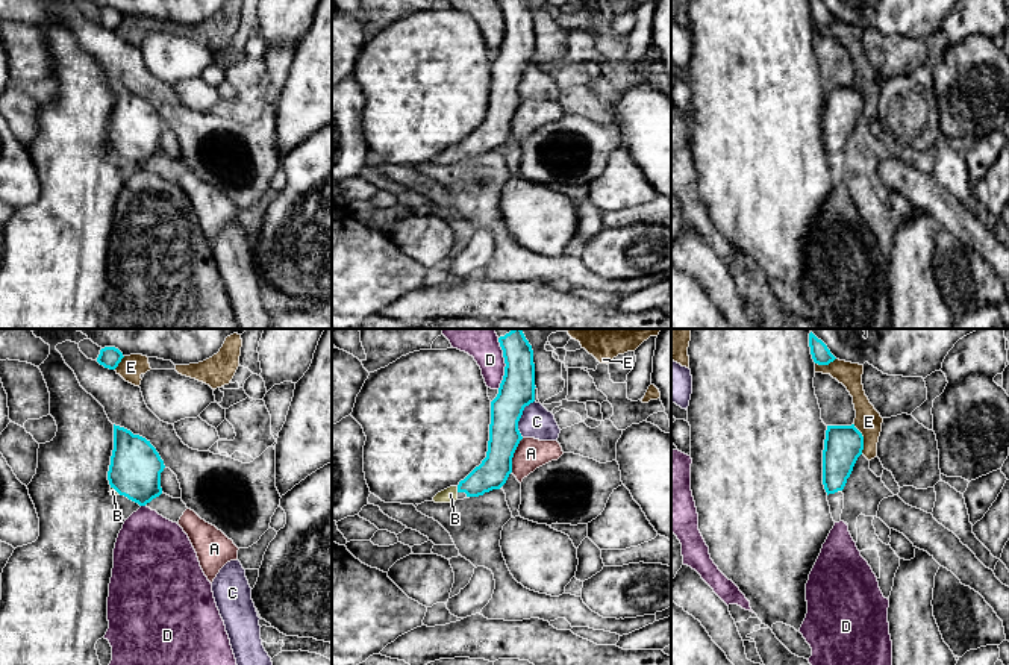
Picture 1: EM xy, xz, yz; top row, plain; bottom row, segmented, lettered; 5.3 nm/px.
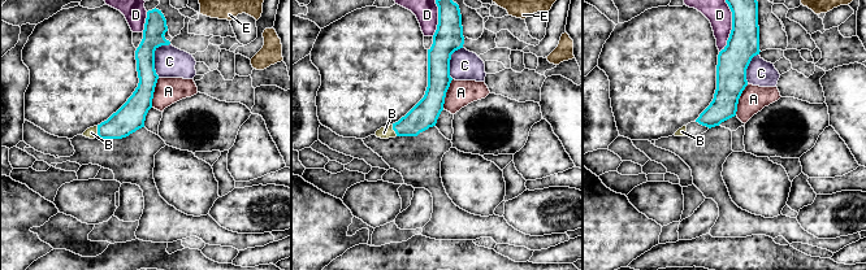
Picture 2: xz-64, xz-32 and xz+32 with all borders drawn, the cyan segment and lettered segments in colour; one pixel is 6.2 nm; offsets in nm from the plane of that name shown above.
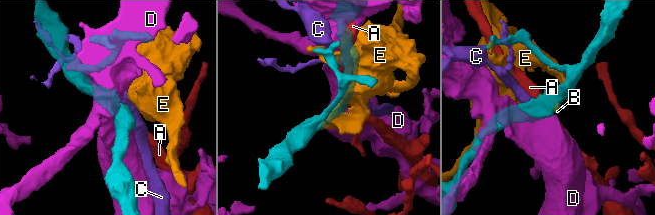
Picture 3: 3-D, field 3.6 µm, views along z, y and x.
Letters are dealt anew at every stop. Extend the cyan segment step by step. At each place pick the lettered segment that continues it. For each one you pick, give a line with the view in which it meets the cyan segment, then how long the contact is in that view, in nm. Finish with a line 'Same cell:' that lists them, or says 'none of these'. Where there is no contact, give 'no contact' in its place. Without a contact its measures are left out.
B: xz | 30 nm
Same cell: B

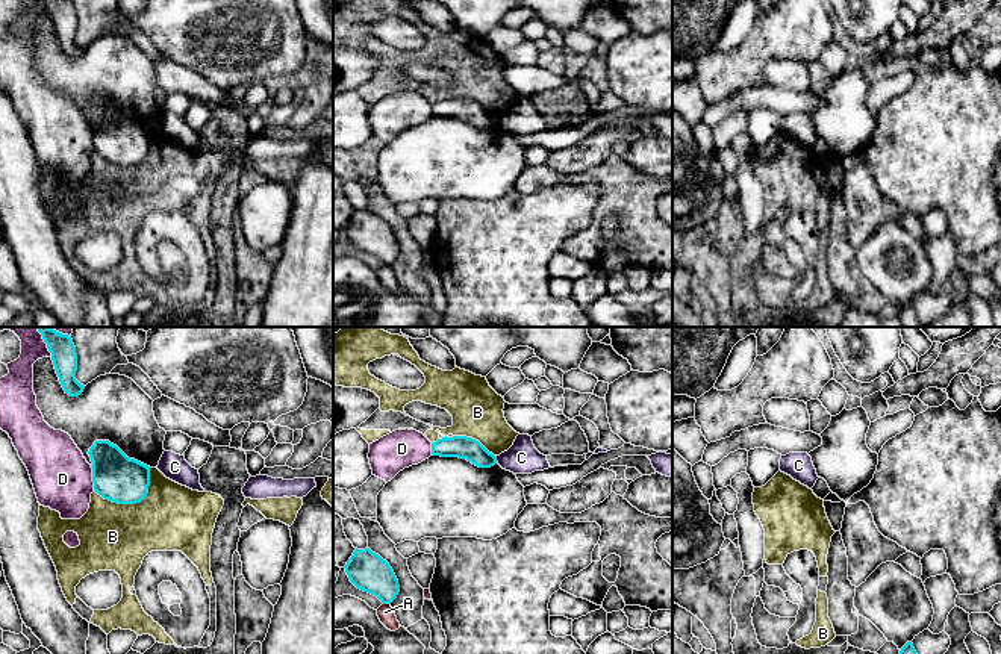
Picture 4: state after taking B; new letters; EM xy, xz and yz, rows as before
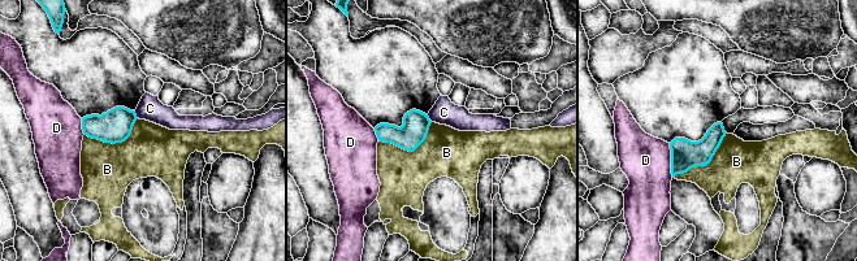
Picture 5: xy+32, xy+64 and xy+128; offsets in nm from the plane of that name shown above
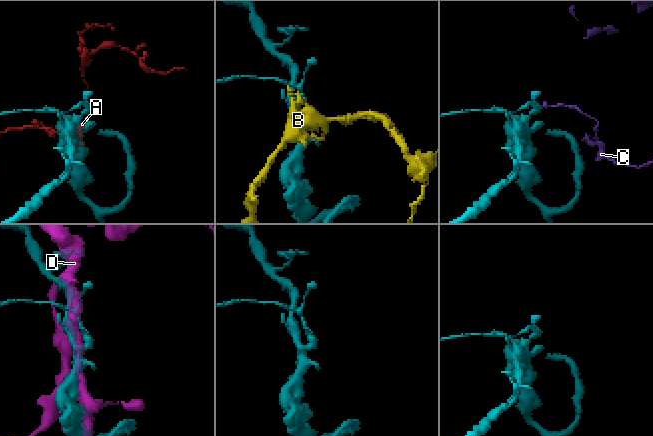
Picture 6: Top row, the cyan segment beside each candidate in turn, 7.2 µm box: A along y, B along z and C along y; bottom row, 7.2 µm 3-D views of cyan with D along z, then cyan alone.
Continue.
Same cell: none of these

